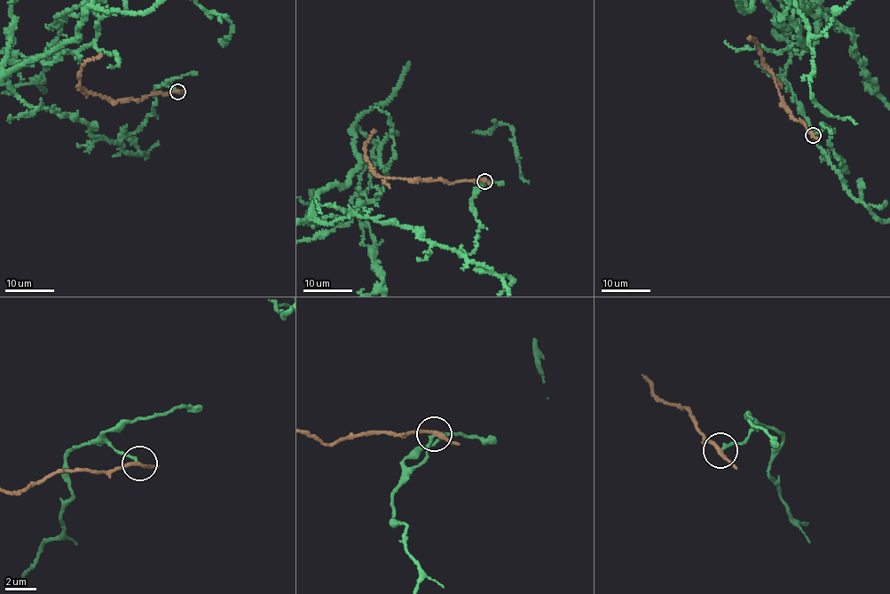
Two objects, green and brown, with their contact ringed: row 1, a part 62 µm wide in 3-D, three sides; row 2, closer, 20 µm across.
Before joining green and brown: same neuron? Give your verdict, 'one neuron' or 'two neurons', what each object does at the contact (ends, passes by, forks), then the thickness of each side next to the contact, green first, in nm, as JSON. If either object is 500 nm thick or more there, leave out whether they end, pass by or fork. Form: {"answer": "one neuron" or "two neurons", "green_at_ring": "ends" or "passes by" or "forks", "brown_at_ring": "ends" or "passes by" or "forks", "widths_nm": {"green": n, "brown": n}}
{"answer": "two neurons", "green_at_ring": "ends", "brown_at_ring": "passes by", "widths_nm": {"green": 170, "brown": 220}}

